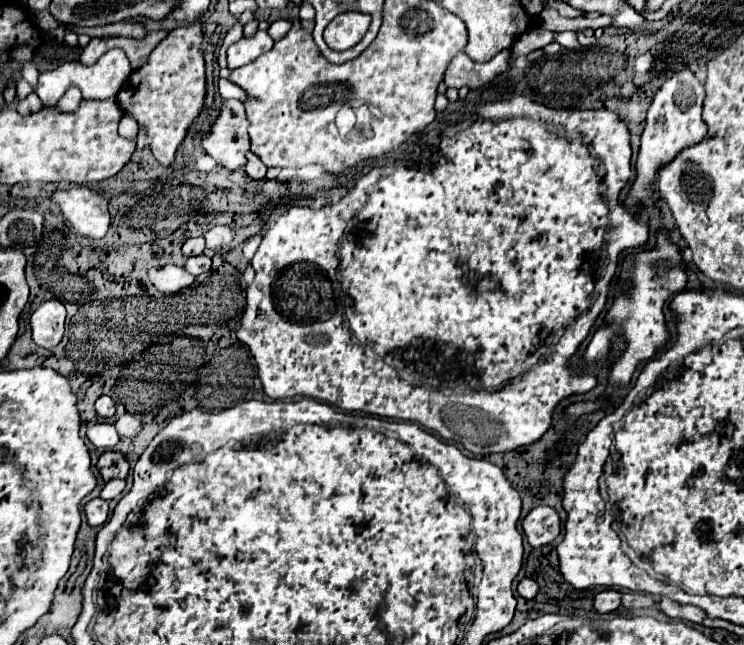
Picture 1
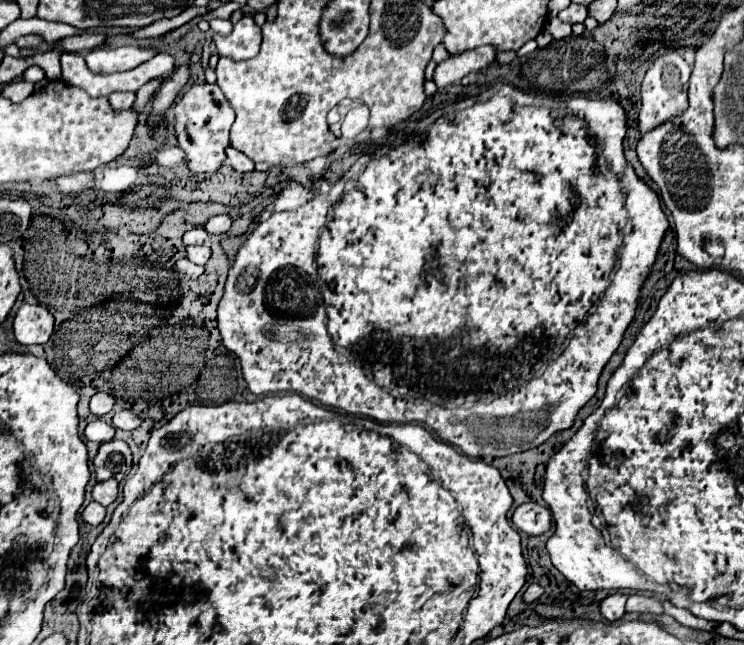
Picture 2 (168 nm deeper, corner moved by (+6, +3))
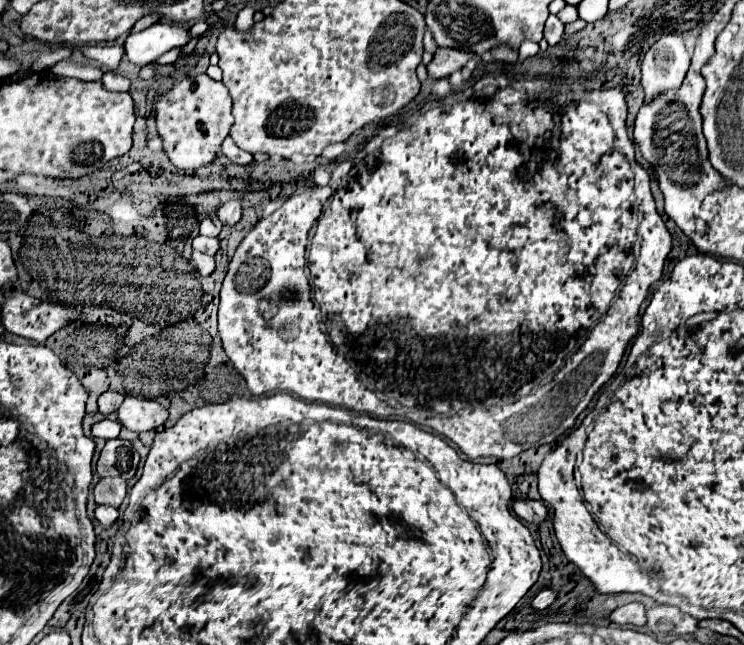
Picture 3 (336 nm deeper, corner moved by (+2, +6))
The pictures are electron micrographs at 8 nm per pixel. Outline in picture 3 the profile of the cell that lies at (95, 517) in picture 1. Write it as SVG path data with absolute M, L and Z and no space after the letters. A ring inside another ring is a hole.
M96 506L96 520L102 524L102 526L112 526L116 520L118 520L118 508L112 508L112 506Z

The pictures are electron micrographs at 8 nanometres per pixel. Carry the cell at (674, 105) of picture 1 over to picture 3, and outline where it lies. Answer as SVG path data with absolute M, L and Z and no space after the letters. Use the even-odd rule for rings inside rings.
M678 34L660 36L644 54L642 86L646 98L652 100L656 94L680 88L690 66L690 54Z

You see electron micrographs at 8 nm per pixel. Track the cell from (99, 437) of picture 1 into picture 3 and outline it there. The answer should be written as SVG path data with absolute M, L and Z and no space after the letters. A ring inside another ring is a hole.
M106 418L106 420L96 422L96 424L92 426L92 434L94 434L96 438L102 438L102 440L112 440L112 438L118 438L120 428L122 428L120 422Z

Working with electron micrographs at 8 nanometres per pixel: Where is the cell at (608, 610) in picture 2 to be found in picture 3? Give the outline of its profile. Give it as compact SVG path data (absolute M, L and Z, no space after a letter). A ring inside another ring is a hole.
M632 602L632 604L616 608L610 614L610 620L614 624L620 624L620 626L636 626L636 628L640 628L640 626L646 624L646 610L644 610L642 604Z

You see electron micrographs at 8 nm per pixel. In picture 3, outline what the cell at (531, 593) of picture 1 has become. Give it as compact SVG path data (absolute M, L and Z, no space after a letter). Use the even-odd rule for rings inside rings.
M546 588L546 590L542 590L542 592L536 594L536 598L532 600L532 608L534 610L546 610L548 606L552 606L554 600L556 600L556 592L550 590L550 588Z

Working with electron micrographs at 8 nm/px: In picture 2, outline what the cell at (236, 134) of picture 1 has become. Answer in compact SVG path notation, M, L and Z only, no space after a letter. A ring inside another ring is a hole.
M202 83L202 85L194 85L192 89L188 89L180 101L174 105L174 113L176 113L176 137L178 137L178 145L182 151L186 151L186 161L190 165L192 173L216 173L222 163L226 161L226 147L230 145L230 127L234 123L234 111L230 107L230 103L226 101L224 93L220 91L220 87L216 83Z

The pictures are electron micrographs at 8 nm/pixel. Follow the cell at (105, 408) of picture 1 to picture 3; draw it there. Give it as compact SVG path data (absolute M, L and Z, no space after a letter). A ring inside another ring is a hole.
M104 392L100 398L98 398L98 406L100 406L100 412L102 414L112 414L120 408L124 400L124 394L120 392Z

